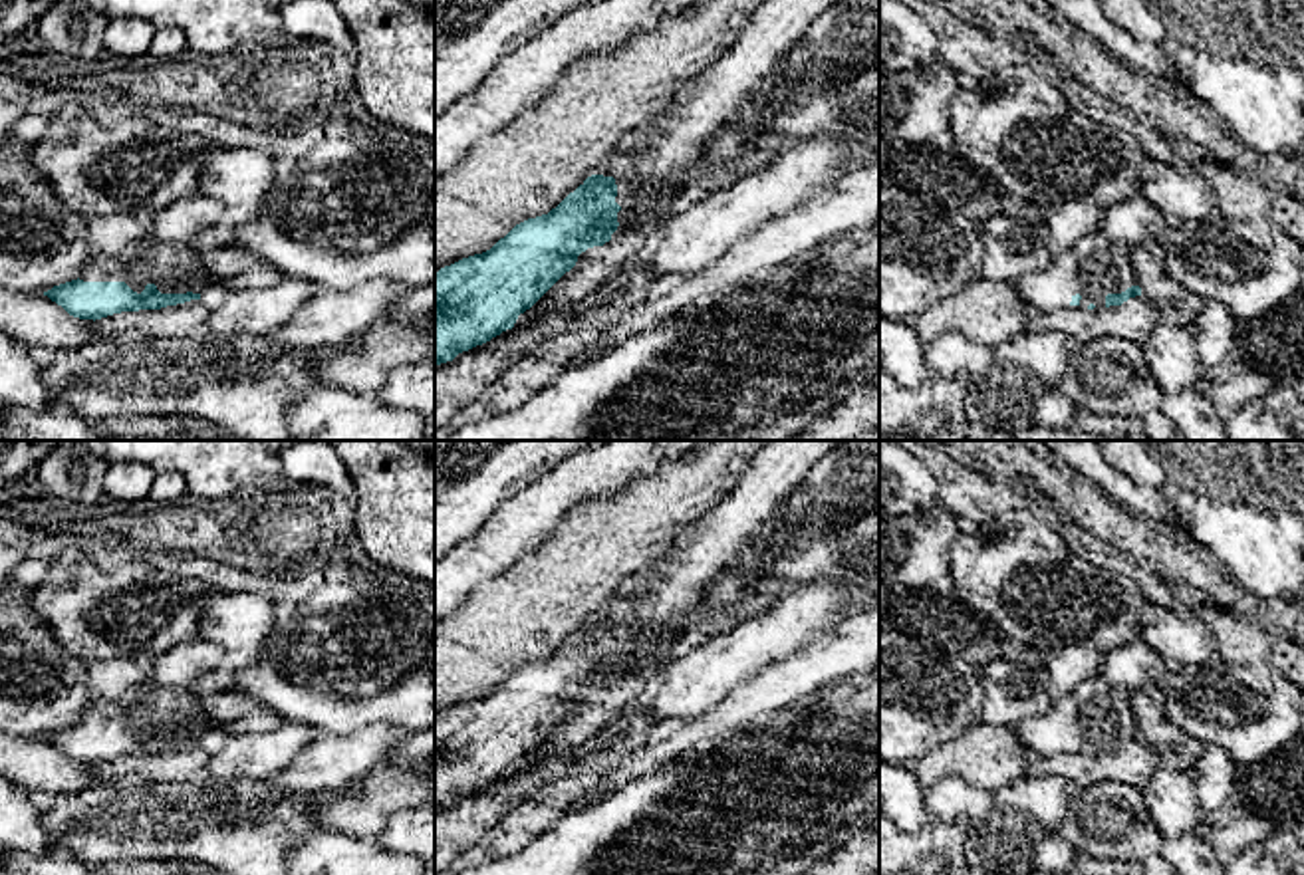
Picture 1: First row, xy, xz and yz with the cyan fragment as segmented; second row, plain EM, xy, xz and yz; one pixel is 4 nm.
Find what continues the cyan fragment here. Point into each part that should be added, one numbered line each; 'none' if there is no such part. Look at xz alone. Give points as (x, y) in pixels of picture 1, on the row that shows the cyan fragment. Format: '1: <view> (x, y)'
1: xz (630, 155)

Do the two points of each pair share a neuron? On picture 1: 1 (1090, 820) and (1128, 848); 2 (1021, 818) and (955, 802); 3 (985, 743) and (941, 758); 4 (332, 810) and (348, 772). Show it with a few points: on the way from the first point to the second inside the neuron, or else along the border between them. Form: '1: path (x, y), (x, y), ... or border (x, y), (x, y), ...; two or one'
1: path (1100, 830), (1118, 838); one
2: path (1005, 818), (993, 818), (971, 802); one
3: path (975, 752), (951, 758); one
4: border (386, 770), (328, 792); two

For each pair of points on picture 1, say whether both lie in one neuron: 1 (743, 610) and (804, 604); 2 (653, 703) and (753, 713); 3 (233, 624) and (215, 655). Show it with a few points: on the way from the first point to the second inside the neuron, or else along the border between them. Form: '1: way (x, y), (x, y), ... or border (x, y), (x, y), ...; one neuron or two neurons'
1: border (808, 582), (727, 629); two neurons
2: border (745, 679), (707, 713); two neurons
3: border (195, 635), (215, 641), (233, 659); two neurons

